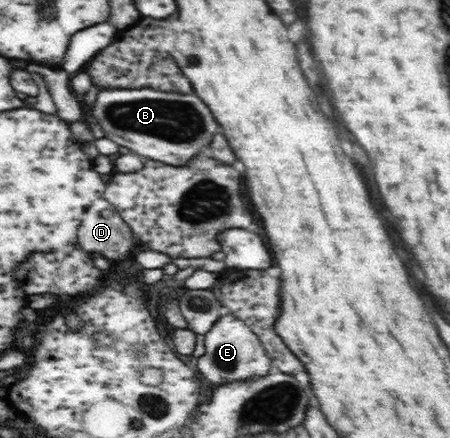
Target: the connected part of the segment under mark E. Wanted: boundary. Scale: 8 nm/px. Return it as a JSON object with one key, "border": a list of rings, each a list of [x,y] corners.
{"border":[[[234,314],[220,316],[218,321],[205,333],[205,352],[198,357],[196,370],[208,381],[216,385],[224,385],[230,381],[248,381],[249,378],[268,375],[272,370],[270,358],[258,336]]]}

